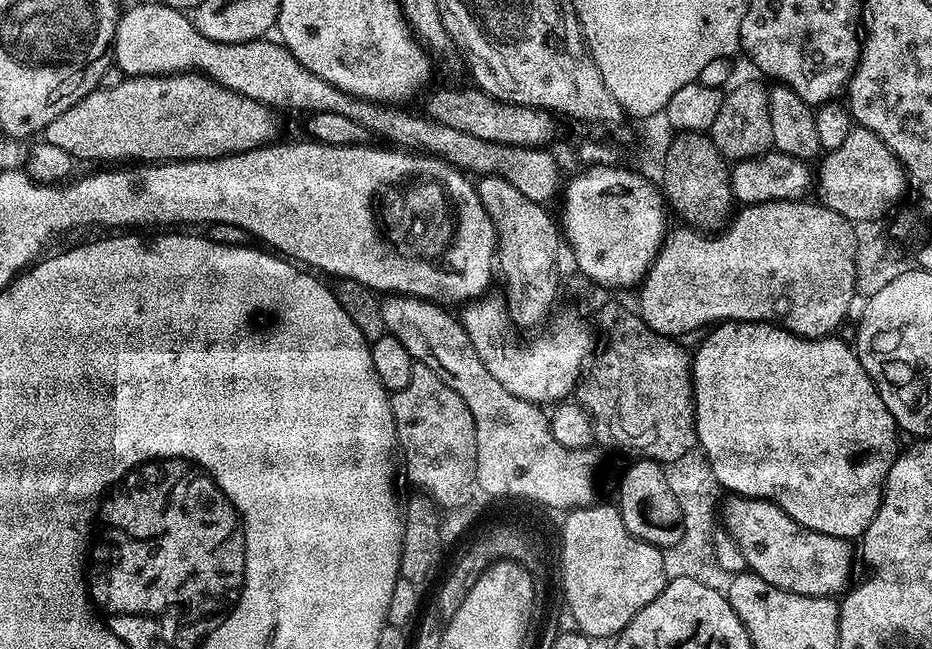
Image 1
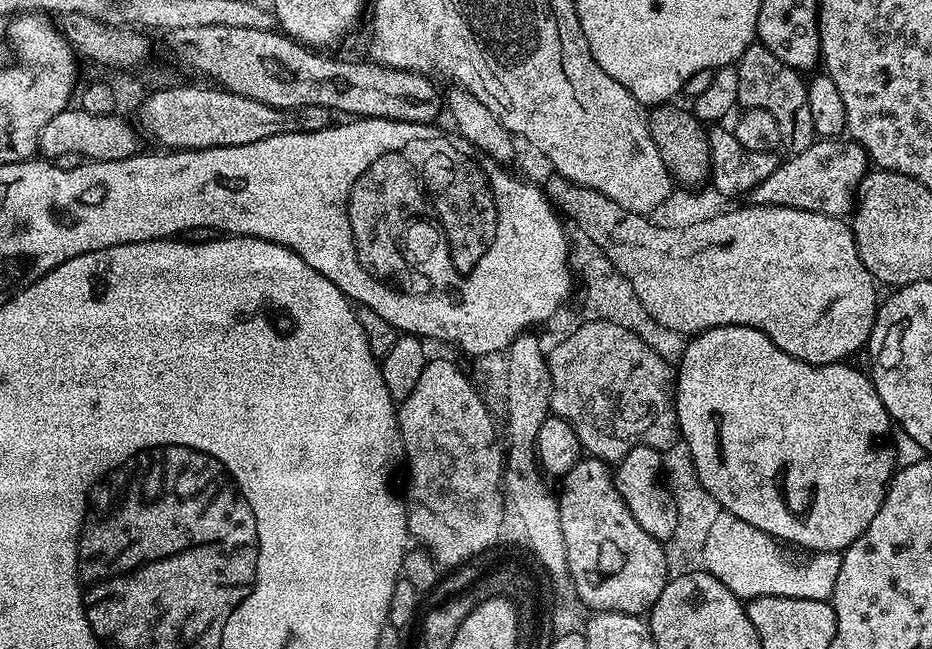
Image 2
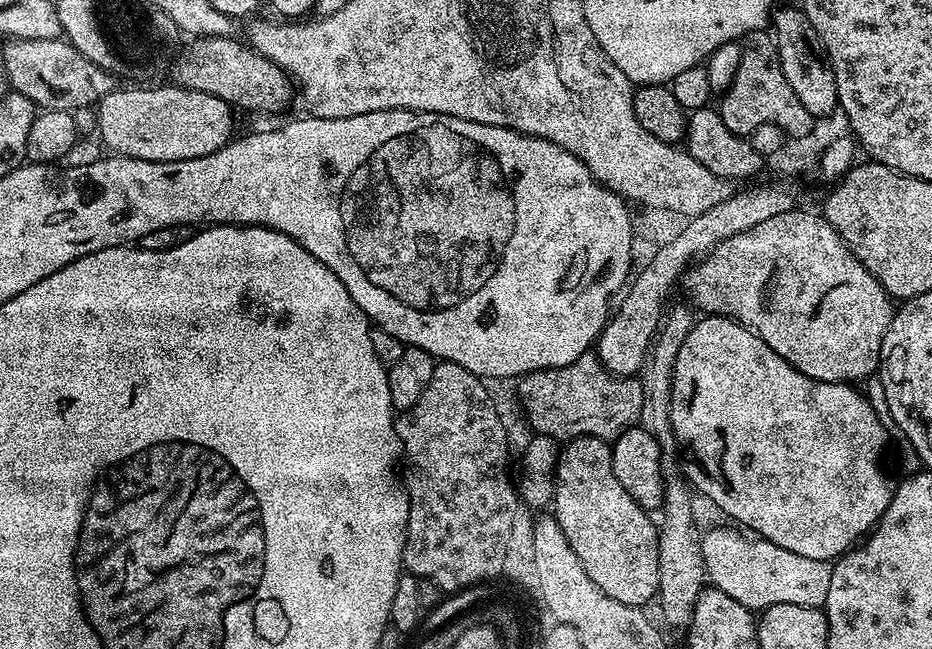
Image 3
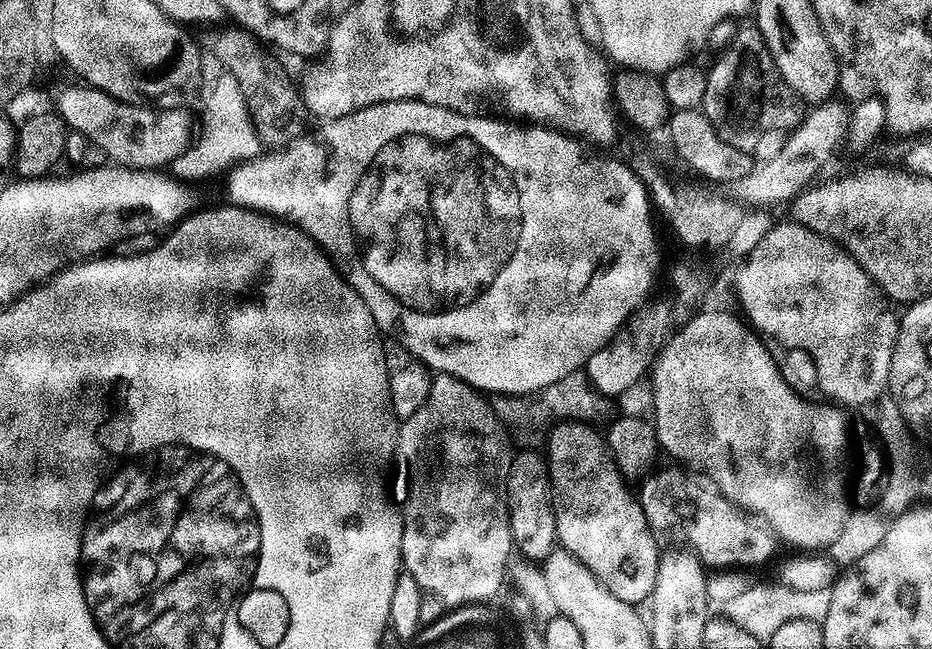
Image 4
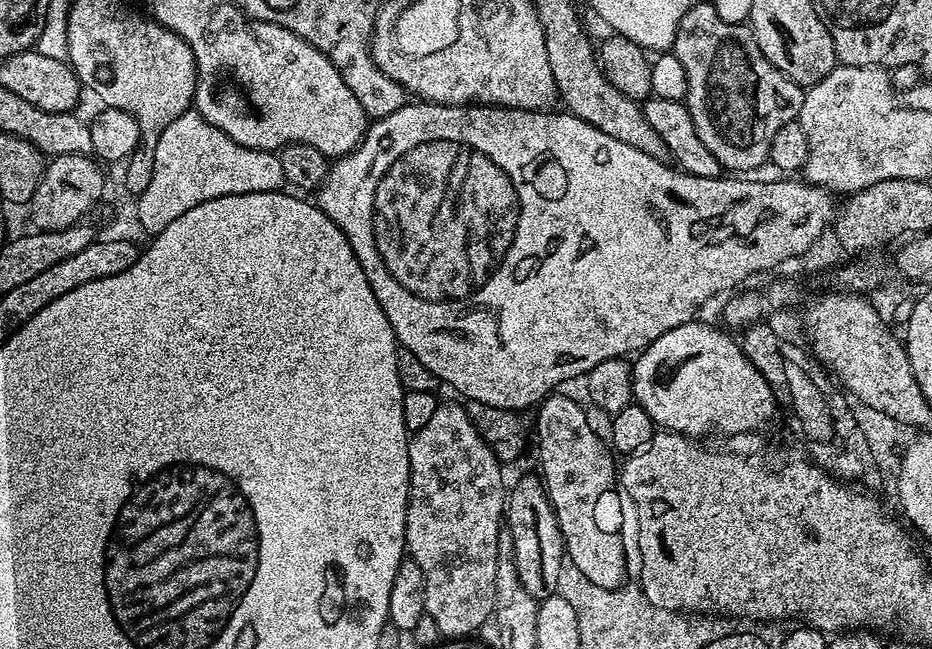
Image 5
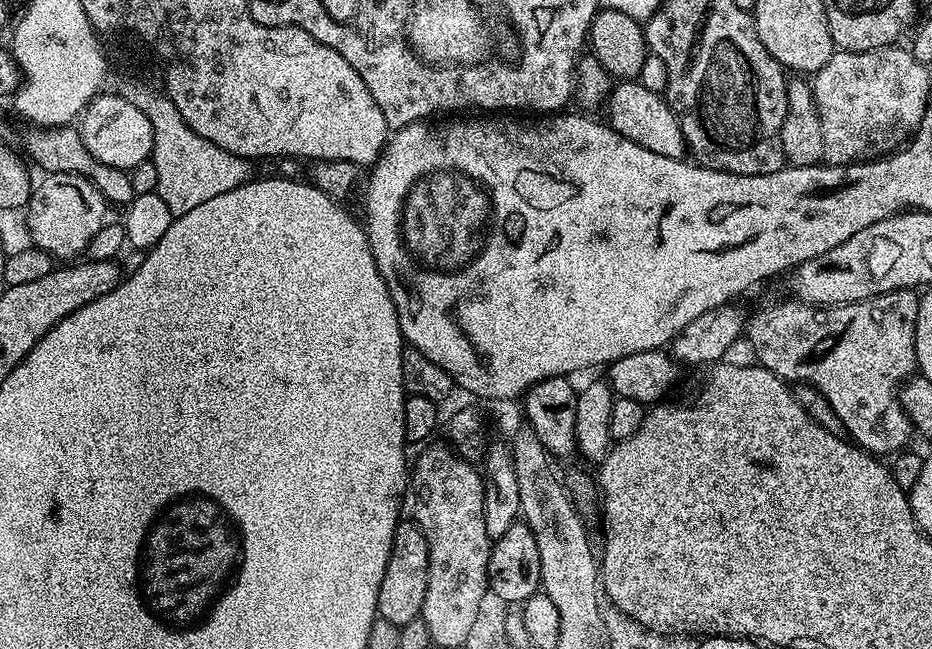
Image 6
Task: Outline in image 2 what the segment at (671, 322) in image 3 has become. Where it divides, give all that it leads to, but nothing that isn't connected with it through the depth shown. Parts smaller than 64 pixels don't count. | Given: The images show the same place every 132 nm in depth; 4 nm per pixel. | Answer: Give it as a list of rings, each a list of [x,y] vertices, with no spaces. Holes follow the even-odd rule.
[[[597,252],[591,255],[582,264],[582,286],[584,288],[582,294],[585,297],[584,304],[589,311],[588,314],[595,316],[595,319],[612,322],[614,325],[622,326],[623,329],[638,334],[664,360],[671,364],[679,363],[684,355],[687,337],[681,332],[662,327],[656,319],[650,317],[649,312],[642,306],[642,302],[634,292],[629,279],[621,274],[611,260]]]

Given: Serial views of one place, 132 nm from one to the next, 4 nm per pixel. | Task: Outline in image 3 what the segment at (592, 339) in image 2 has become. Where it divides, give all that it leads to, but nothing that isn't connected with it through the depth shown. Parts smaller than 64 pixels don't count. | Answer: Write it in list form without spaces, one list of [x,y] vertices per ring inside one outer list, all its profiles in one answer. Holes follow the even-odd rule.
[[[585,354],[570,362],[570,366],[547,368],[541,372],[530,372],[519,377],[516,392],[521,396],[520,404],[524,407],[524,416],[528,424],[541,436],[550,436],[557,442],[567,441],[574,436],[593,436],[609,442],[616,439],[627,428],[639,425],[642,410],[643,388],[640,380],[631,376],[616,376],[600,364],[594,354]]]

